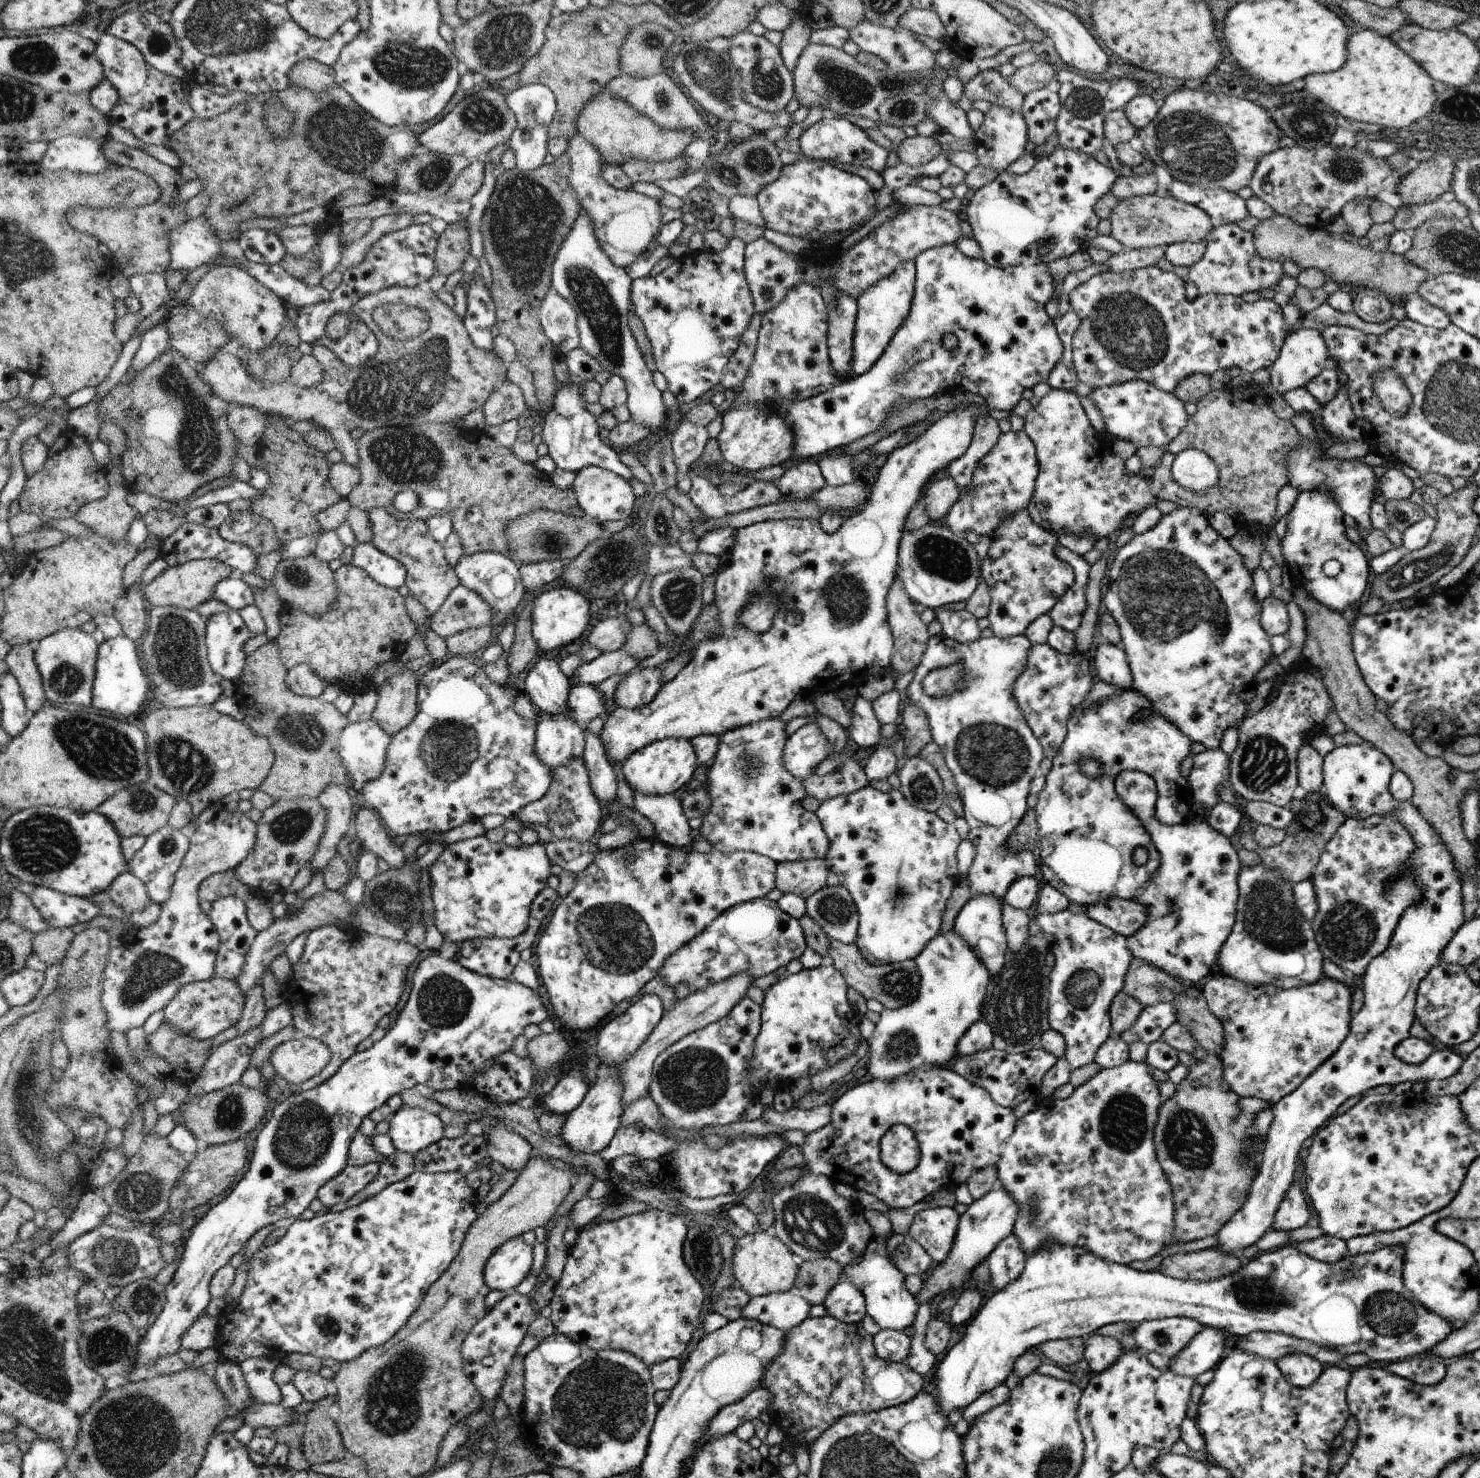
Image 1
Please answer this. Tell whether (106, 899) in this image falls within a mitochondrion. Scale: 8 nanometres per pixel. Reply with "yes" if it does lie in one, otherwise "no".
no

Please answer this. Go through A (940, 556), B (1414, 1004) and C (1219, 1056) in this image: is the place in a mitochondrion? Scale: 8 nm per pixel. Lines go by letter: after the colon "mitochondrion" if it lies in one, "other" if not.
A: mitochondrion
B: other
C: other

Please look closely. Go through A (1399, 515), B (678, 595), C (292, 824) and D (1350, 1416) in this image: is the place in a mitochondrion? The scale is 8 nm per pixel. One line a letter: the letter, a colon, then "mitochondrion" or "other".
A: mitochondrion
B: mitochondrion
C: mitochondrion
D: other

